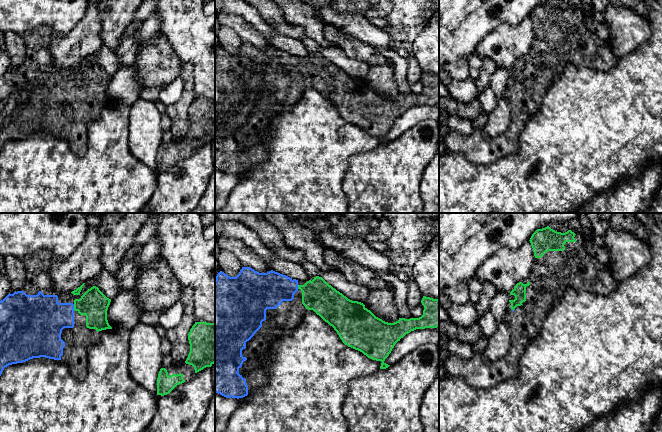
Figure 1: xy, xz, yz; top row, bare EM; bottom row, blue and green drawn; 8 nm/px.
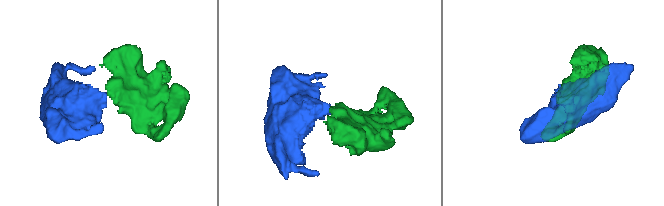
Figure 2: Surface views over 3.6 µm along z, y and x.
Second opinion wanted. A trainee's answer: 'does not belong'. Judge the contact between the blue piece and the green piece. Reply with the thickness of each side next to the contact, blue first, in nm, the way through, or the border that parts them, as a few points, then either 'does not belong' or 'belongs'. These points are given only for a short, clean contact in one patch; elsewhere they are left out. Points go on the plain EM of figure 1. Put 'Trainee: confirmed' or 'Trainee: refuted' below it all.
340 nm thick on the blue side, 220 nm on the other; runs through xy (44, 94), (59, 92), (73, 83), (93, 80); belongs
Trainee: refuted

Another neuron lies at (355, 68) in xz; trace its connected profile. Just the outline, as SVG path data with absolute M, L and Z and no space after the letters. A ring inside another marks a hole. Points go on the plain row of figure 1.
M306 36L301 41L309 53L322 53L329 61L352 77L365 80L369 74L370 65L348 57L338 46L330 45L328 47L321 47L314 40Z

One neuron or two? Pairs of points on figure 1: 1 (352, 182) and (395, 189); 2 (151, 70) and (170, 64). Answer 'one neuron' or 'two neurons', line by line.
1: one neuron
2: one neuron

